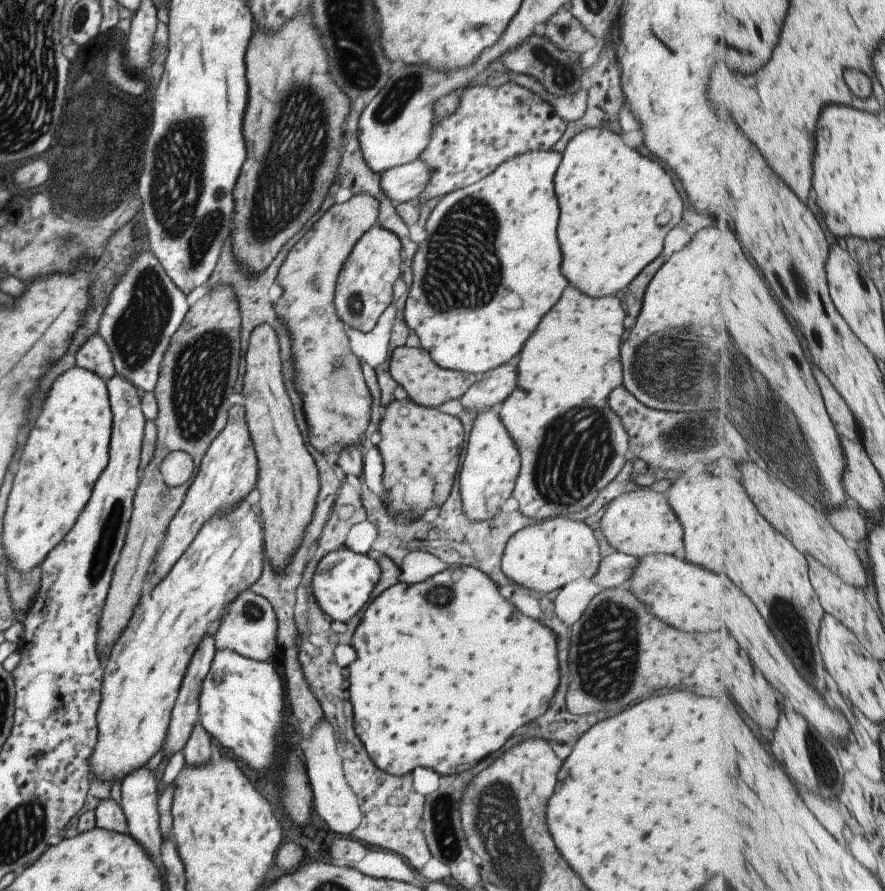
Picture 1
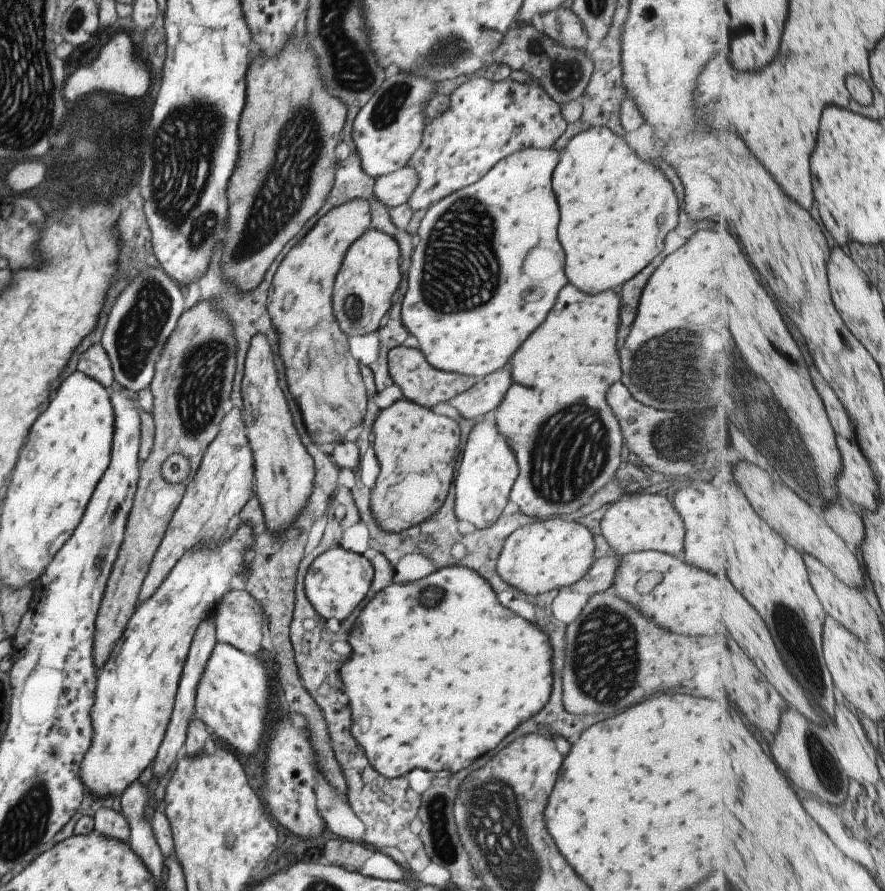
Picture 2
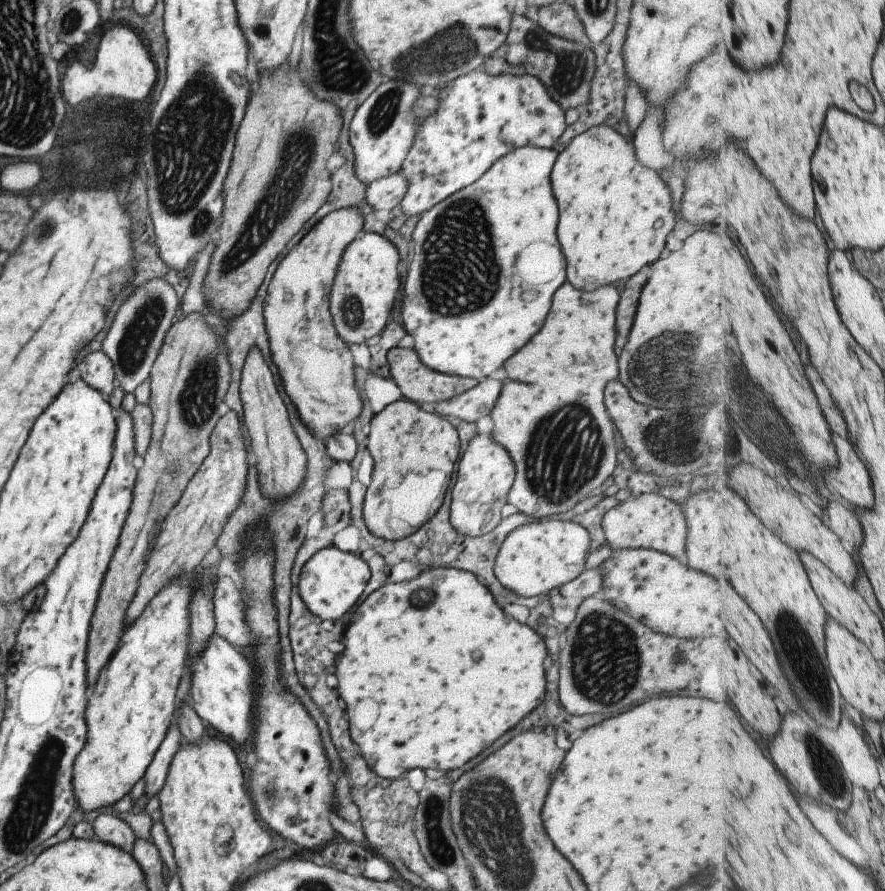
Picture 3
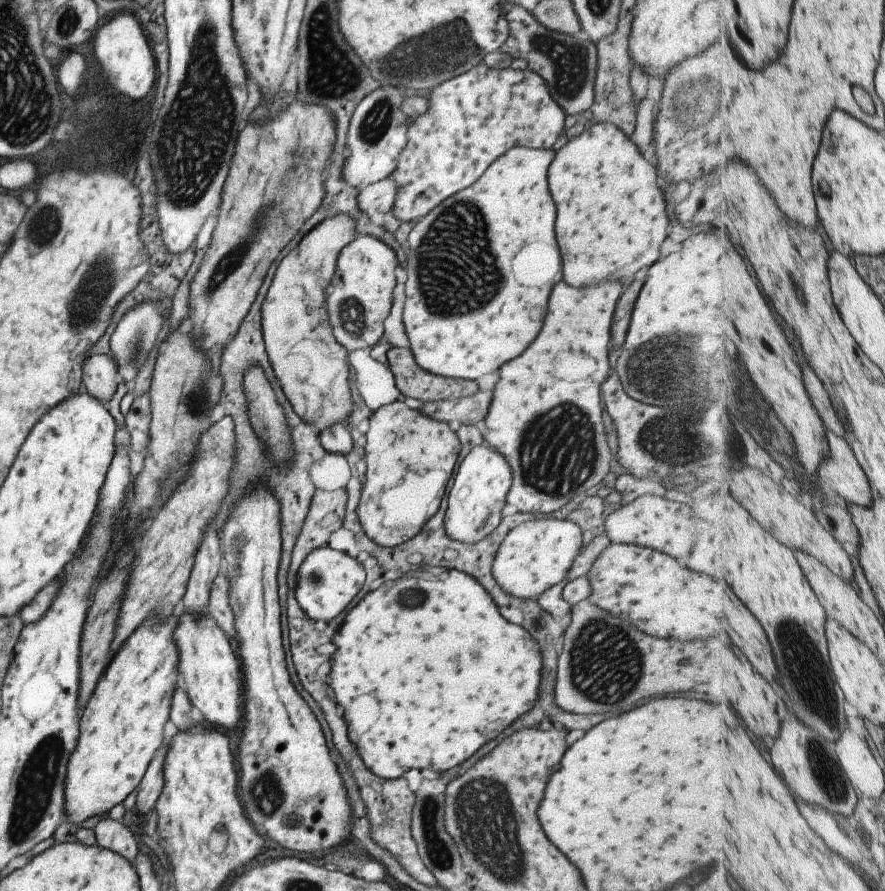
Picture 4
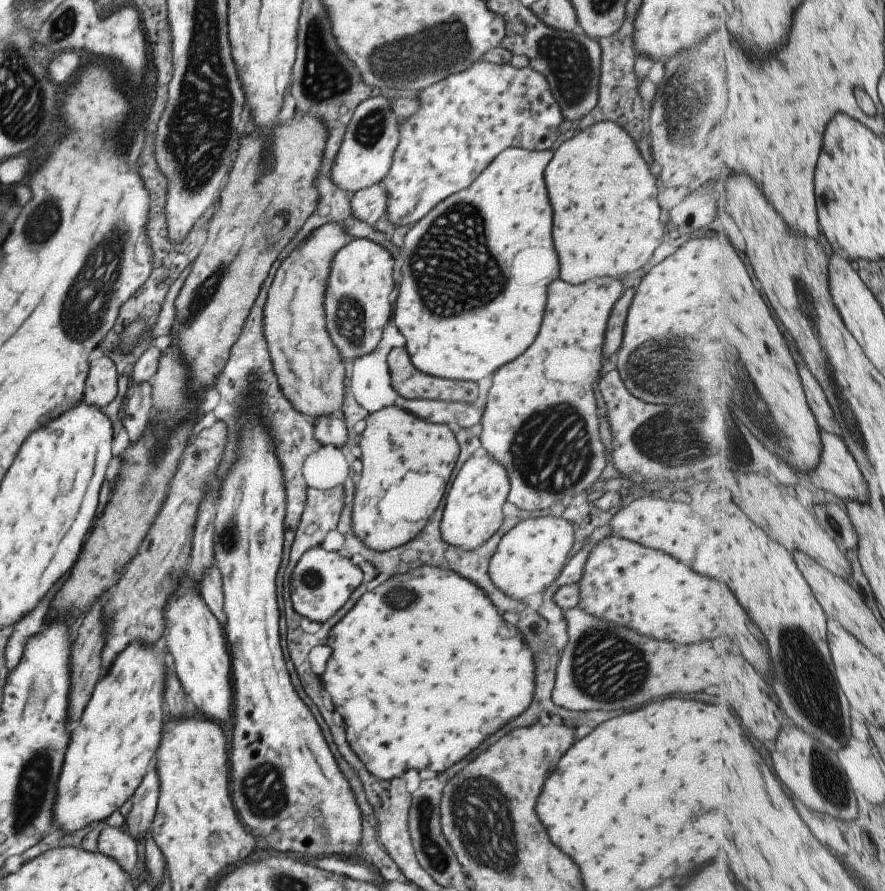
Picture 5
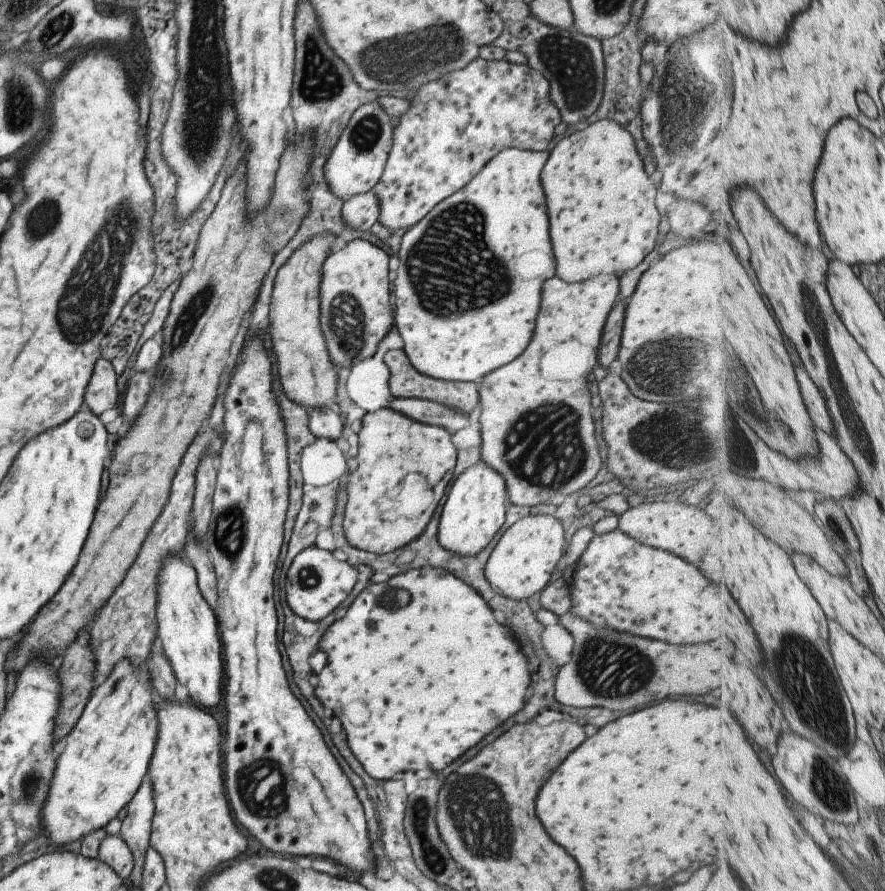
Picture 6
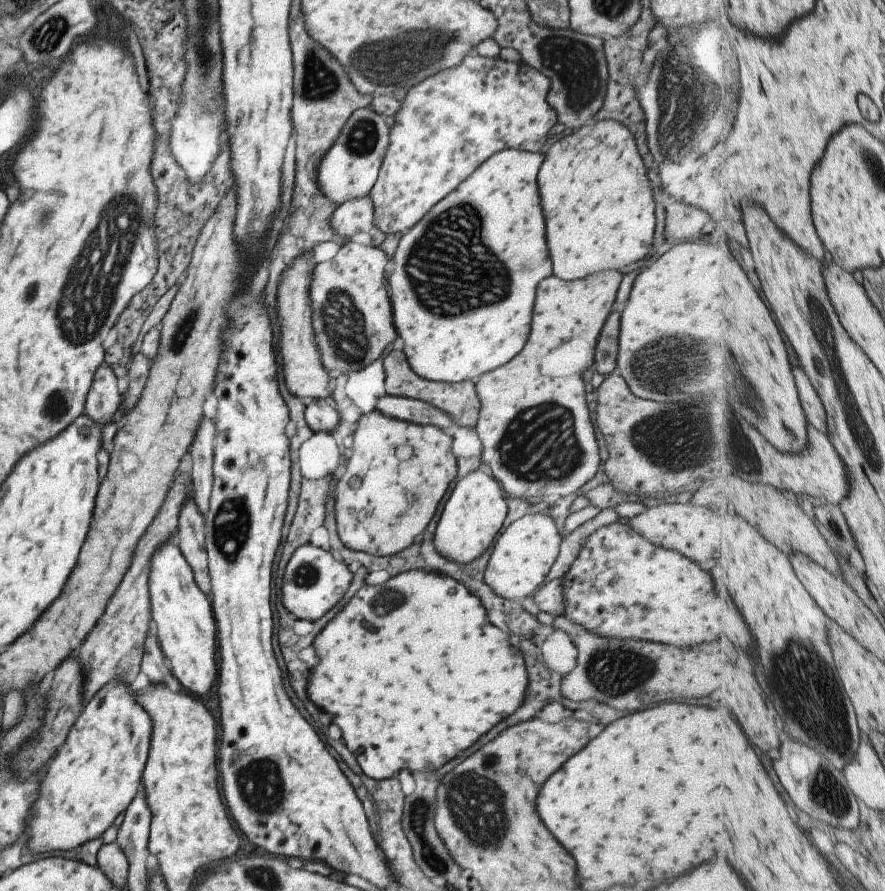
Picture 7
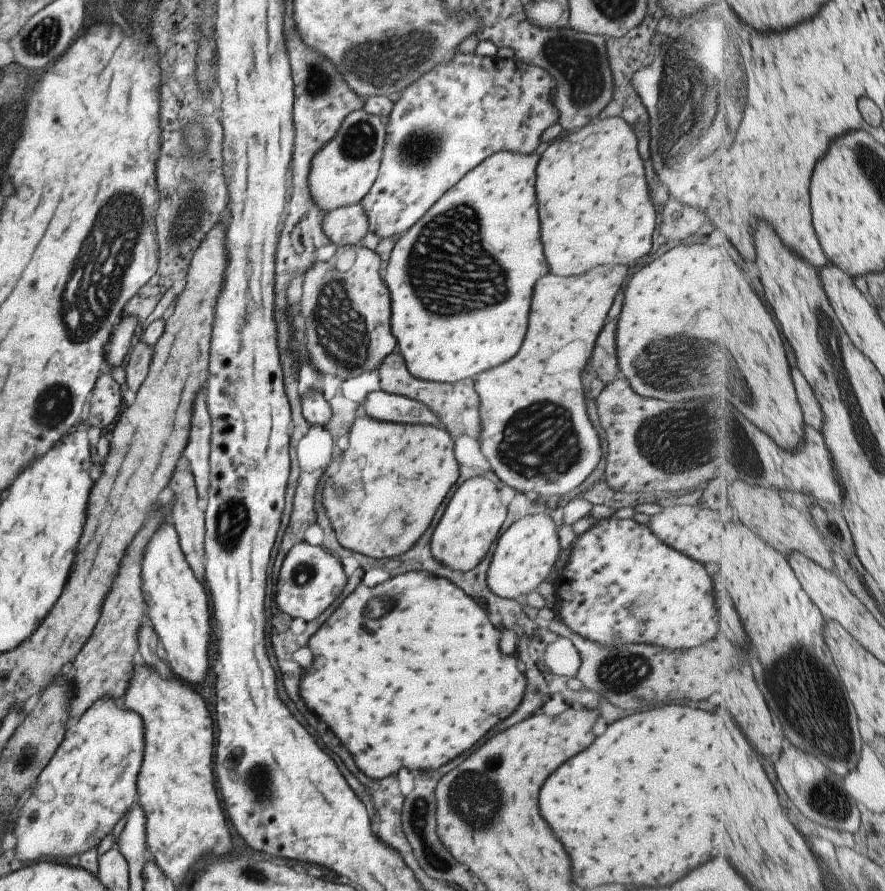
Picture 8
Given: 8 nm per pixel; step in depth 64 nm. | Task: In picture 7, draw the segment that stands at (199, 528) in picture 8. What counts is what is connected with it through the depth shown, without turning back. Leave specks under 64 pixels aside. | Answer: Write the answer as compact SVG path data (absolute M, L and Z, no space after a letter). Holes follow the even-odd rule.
M193 490L179 515L178 546L184 559L193 569L196 585L210 602L213 600L205 546L205 518L193 502Z

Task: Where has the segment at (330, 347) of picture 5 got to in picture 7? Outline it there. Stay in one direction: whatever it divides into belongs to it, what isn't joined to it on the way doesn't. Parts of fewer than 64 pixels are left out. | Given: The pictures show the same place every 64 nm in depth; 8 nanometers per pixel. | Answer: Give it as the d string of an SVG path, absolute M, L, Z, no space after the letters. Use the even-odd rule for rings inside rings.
M313 250L297 257L282 272L276 296L279 317L279 352L277 358L283 368L286 389L303 401L330 399L330 374L321 360L319 344L314 340L313 309L310 297L313 271L317 266Z

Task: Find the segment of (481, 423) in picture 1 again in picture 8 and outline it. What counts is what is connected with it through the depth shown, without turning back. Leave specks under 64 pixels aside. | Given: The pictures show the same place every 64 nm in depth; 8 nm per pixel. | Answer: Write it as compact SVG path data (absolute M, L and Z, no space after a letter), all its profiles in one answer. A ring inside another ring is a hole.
M488 475L466 480L448 500L443 517L434 530L430 542L432 558L462 574L474 570L488 556L499 535L507 526L505 522L507 514L507 506L500 502L498 488Z

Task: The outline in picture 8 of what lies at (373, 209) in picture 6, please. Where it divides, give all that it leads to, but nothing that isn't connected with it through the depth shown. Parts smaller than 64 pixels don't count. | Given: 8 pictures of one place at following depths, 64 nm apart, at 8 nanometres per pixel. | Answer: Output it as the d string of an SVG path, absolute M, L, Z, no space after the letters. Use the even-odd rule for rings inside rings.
M358 203L327 212L322 218L322 230L338 248L356 245L369 231L366 210Z

